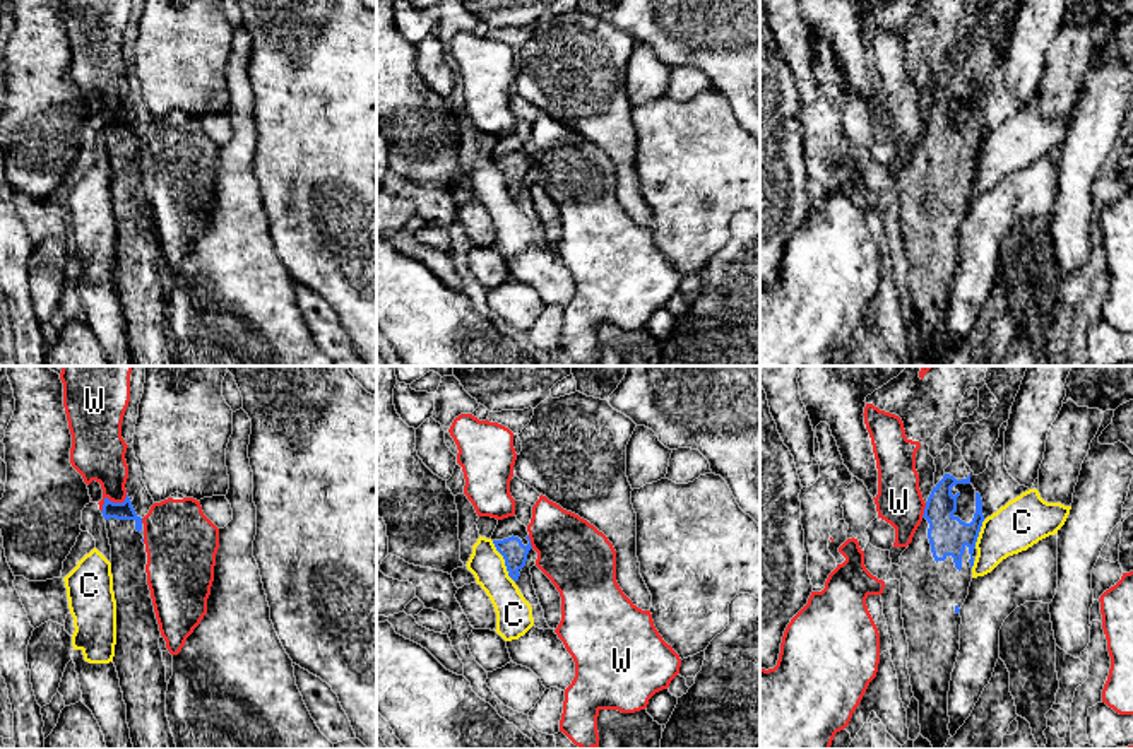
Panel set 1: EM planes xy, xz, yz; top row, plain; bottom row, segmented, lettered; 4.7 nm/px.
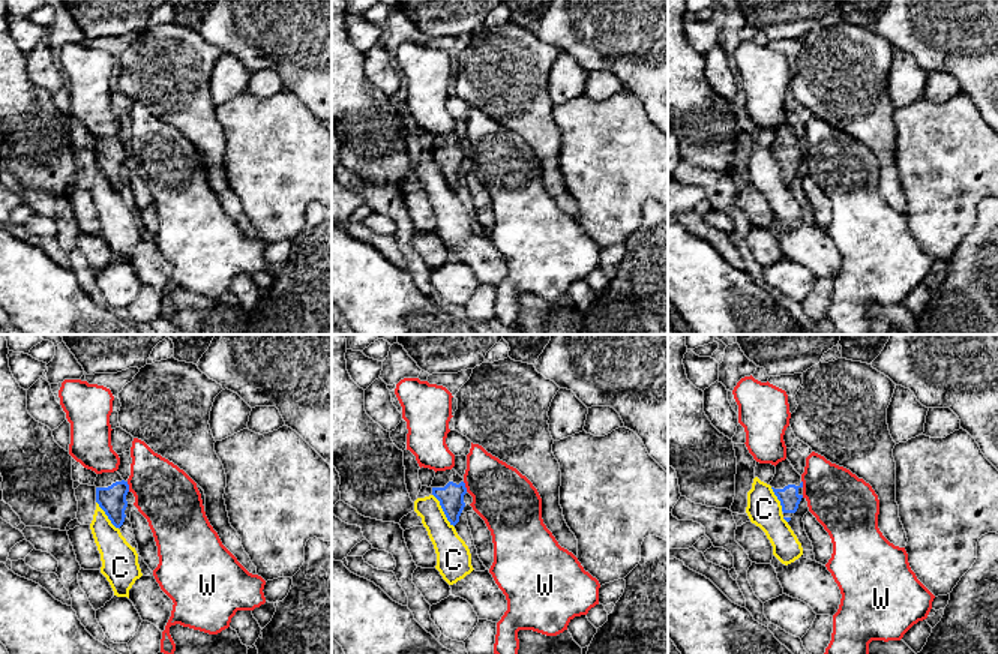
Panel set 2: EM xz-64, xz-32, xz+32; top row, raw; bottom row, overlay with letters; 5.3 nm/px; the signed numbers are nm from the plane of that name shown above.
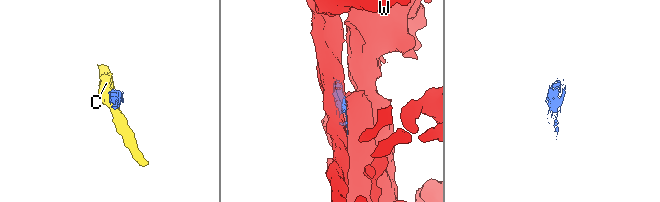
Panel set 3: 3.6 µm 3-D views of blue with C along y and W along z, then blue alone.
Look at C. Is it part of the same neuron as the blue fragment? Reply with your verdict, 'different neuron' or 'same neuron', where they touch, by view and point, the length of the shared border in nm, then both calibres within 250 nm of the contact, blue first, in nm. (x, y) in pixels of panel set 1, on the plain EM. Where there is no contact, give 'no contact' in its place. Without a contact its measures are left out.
different neuron | xz (505, 178) | 220 nm | 120/170 nm

